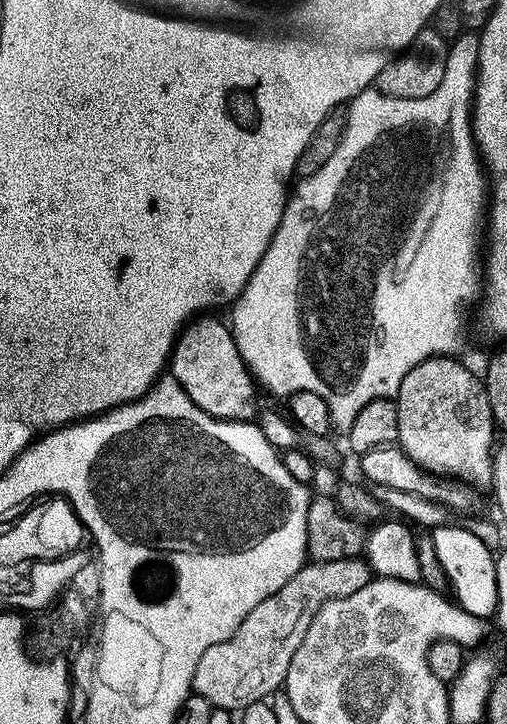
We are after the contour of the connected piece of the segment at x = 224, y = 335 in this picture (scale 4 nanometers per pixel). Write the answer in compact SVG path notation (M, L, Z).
M197 317L181 331L170 357L170 374L186 390L187 396L211 416L253 421L258 405L253 398L255 383L251 371L237 348L231 329L210 317Z

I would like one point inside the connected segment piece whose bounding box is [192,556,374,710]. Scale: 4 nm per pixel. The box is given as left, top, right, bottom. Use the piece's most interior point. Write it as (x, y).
(246, 668)

